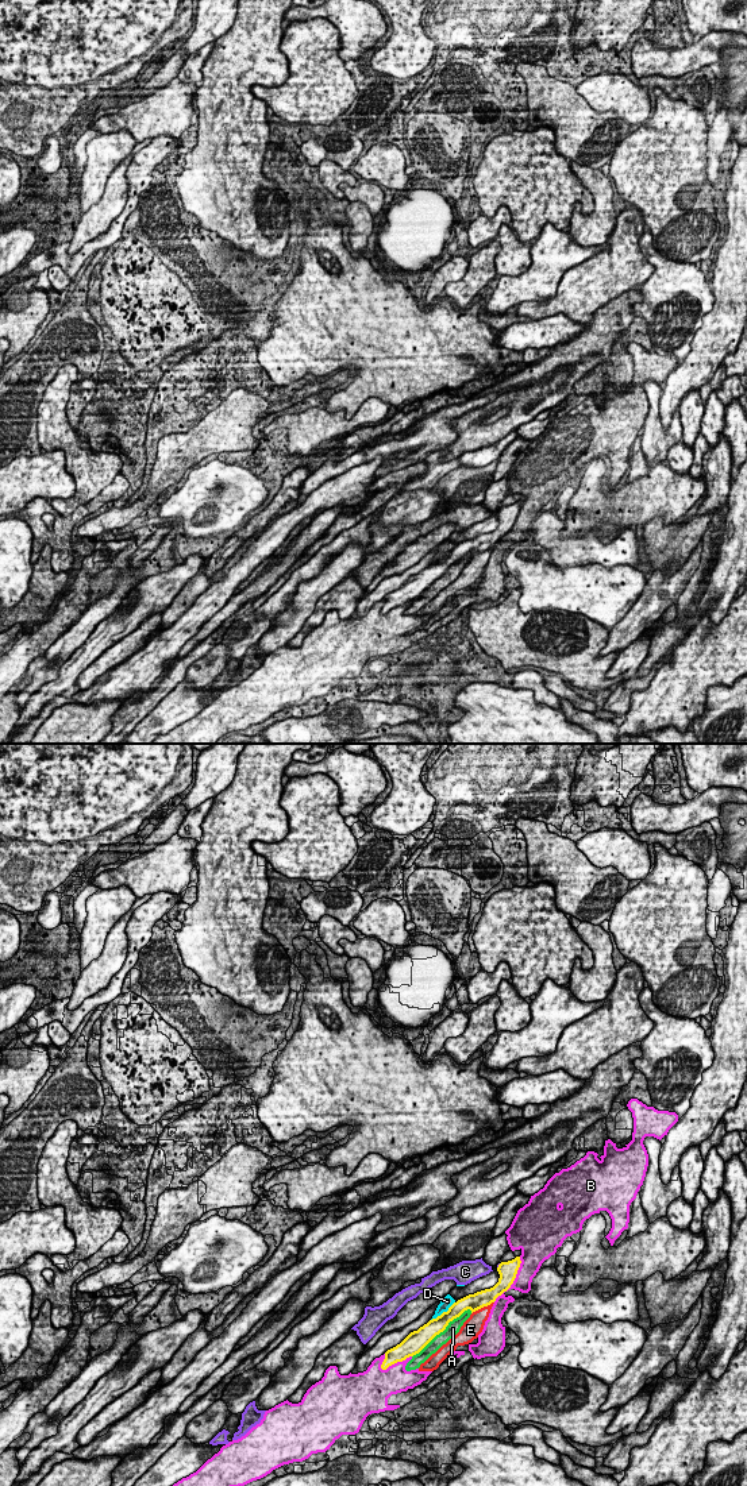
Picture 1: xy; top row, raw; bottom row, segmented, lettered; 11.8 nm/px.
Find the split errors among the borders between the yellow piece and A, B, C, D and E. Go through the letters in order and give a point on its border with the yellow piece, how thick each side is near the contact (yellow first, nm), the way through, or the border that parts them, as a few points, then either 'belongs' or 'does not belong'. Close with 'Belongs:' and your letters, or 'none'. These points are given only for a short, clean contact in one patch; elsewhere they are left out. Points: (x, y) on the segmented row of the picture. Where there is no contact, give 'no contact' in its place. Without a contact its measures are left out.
A: xy (442, 1331) | 200/160 nm | does not belong
B: xy (513, 1280) | 220/220 nm | does not belong
C: xy (499, 1266) | 220/30 nm | does not belong
D: xy (443, 1312) | 200/130 nm | does not belong
E: xy (482, 1307) | 200/220 nm | does not belong
Belongs: none

